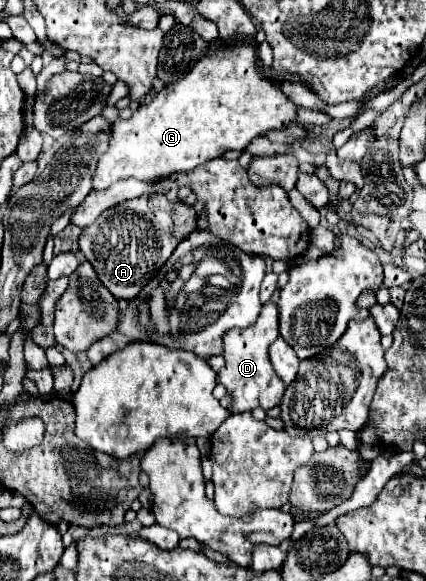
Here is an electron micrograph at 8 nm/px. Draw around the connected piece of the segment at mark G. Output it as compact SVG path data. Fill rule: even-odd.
M252 39L224 43L224 47L220 47L214 55L202 57L186 77L166 85L148 105L140 105L130 119L118 119L112 123L110 145L98 159L92 175L92 187L106 189L110 183L128 177L156 185L176 173L188 173L210 159L222 157L230 149L244 151L254 137L264 135L270 129L280 129L294 123L296 109L296 103L290 101L280 87L274 87L266 75L262 75Z

